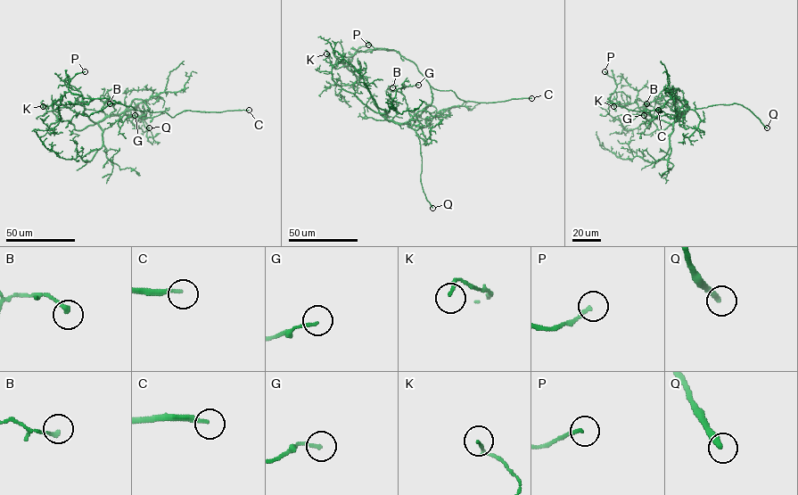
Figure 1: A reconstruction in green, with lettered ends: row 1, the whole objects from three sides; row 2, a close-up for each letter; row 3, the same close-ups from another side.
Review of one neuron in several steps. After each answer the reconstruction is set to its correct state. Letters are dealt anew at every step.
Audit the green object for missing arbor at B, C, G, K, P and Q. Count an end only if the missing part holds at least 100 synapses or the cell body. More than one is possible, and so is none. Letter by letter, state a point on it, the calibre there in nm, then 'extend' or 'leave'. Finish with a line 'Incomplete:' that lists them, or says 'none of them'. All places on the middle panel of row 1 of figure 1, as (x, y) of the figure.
B: place (392, 87); calibre 200 nm; leave
C: place (531, 98); calibre 190 nm; extend
G: place (418, 85); calibre 140 nm; leave
K: place (326, 53); calibre 130 nm; leave
P: place (368, 45); calibre 170 nm; leave
Q: place (432, 208); calibre 320 nm; extend
Incomplete: C, Q

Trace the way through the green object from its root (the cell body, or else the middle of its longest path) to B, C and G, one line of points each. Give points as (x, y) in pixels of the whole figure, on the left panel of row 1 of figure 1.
B: (128, 106), (123, 111), (110, 115), (114, 109), (109, 97), (103, 103), (110, 103)
C: (128, 106), (134, 100), (142, 99), (149, 108), (147, 111), (166, 111), (172, 118), (187, 110), (249, 110)
G: (128, 106), (125, 111), (128, 116), (124, 114), (119, 120), (119, 126), (127, 118), (135, 115)

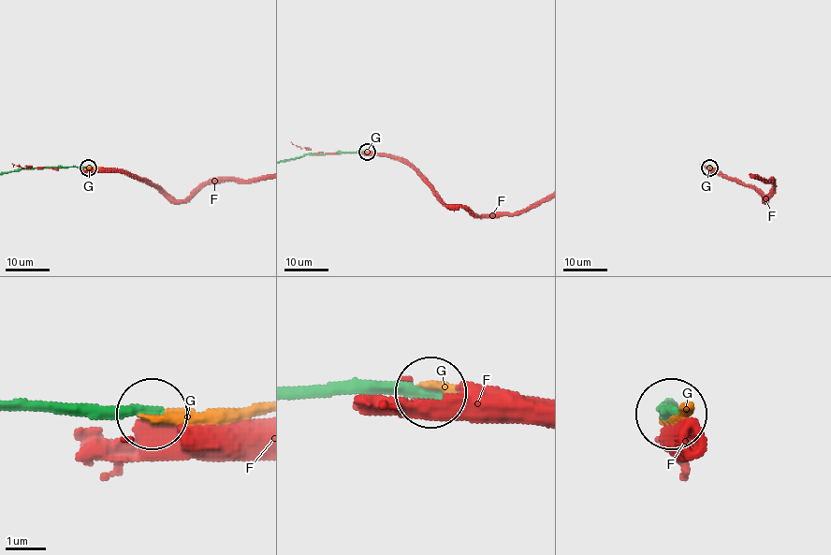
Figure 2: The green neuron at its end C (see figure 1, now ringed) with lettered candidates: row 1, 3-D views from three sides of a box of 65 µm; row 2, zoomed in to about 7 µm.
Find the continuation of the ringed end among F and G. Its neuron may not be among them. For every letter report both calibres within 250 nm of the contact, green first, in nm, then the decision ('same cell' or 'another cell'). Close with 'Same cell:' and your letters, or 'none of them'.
F: 280/360 nm | another cell
G: 320/280 nm | same cell
Same cell: G

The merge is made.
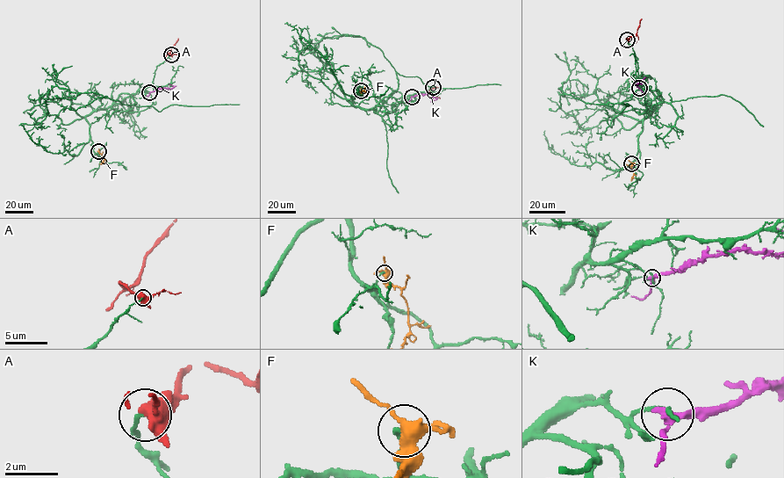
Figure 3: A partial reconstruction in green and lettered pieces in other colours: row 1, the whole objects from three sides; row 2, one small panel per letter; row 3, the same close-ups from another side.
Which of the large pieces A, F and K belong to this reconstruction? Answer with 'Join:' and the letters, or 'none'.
Join: A

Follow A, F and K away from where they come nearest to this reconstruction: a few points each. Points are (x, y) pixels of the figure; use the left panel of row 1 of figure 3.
A: (170, 55), (167, 53), (178, 38)
F: (98, 151), (103, 159), (99, 163)
K: (149, 92), (174, 87), (169, 84)

